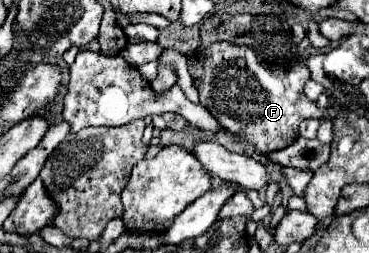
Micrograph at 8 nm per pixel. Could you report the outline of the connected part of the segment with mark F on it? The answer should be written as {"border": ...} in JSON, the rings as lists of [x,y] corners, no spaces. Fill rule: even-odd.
{"border":[[[215,42],[205,52],[201,52],[201,54],[195,52],[193,58],[189,58],[189,72],[199,88],[201,104],[207,106],[207,110],[211,110],[211,114],[215,114],[215,118],[219,118],[219,124],[225,126],[225,130],[229,130],[235,136],[243,136],[249,142],[249,146],[253,146],[259,154],[265,154],[271,150],[281,150],[283,146],[289,146],[299,136],[297,128],[299,128],[301,120],[323,118],[317,104],[311,102],[303,94],[303,86],[311,78],[307,66],[295,66],[289,70],[269,66],[249,46]]]}

